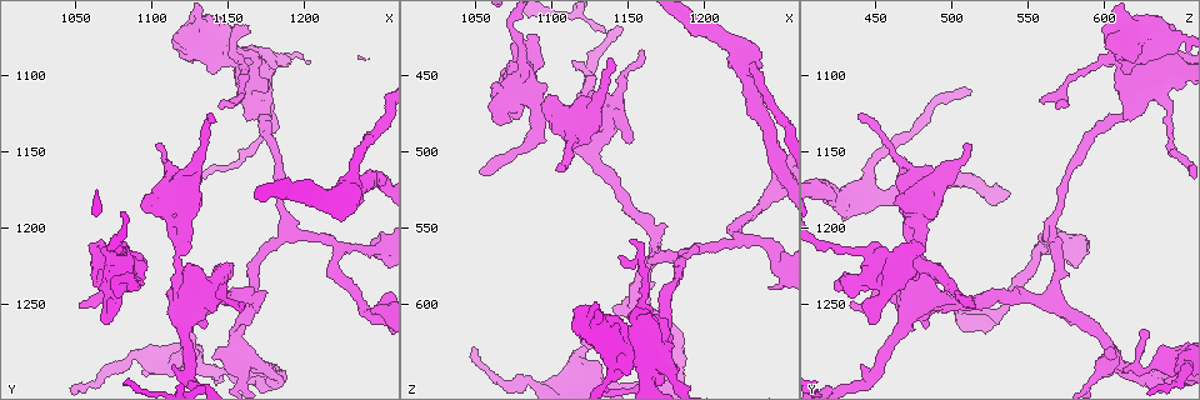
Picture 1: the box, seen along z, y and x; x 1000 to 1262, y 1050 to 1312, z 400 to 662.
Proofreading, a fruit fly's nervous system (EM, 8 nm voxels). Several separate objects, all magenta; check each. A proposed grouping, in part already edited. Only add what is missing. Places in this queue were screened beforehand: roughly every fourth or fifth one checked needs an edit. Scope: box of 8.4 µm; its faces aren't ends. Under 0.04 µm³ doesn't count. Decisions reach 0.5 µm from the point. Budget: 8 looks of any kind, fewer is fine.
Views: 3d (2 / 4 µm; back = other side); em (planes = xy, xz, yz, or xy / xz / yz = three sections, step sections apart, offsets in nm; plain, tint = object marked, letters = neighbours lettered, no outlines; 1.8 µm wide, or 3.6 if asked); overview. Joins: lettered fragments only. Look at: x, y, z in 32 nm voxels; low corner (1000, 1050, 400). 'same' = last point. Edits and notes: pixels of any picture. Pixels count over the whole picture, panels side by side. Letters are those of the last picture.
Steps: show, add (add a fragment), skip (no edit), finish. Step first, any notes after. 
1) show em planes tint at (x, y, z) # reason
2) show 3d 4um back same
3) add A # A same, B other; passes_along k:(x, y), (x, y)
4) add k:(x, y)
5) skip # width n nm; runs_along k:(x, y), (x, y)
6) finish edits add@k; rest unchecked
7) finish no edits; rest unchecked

show em planes letters at (1054, 1250, 512) # long arm stops here

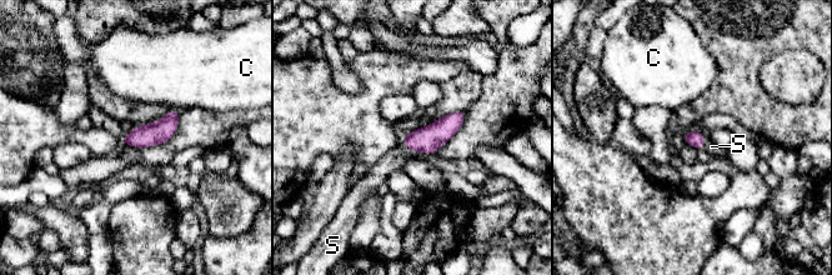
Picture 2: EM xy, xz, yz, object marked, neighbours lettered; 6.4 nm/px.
add 2:(394, 160) # C other, S same; passes_along 2:(427, 139), (409, 148), (394, 160); the cell continues

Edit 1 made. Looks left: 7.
show em 3.6um yz step 8 tint at (1114, 1178, 476) # thick turns thin

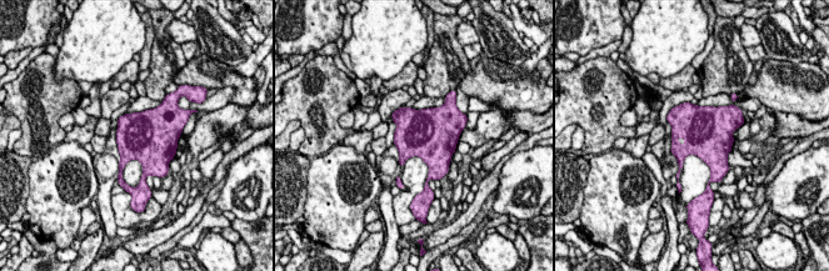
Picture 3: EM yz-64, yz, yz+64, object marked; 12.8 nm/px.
show em 3.6um planes tint same

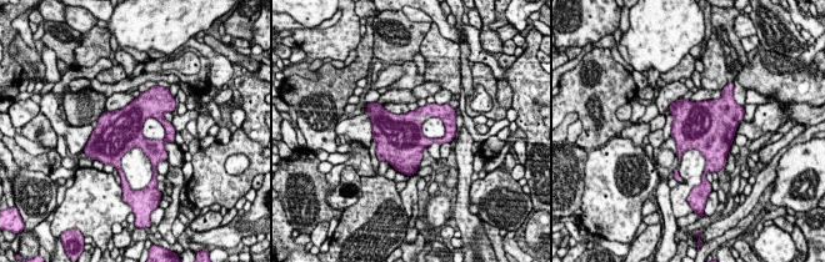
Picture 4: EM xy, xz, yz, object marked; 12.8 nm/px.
show em 3.6um planes letters same # see the neighbours

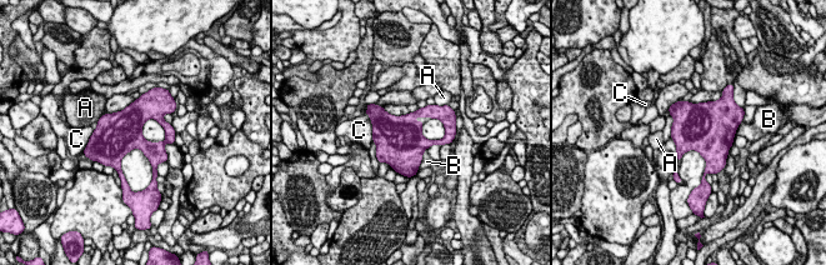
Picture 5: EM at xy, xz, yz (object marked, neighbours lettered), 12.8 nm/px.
skip # A other, B other, C other; border 5:(426, 148), (417, 169); no lettered fragment goes on from it

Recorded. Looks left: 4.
show em planes plain at (1138, 1124, 440) # free end

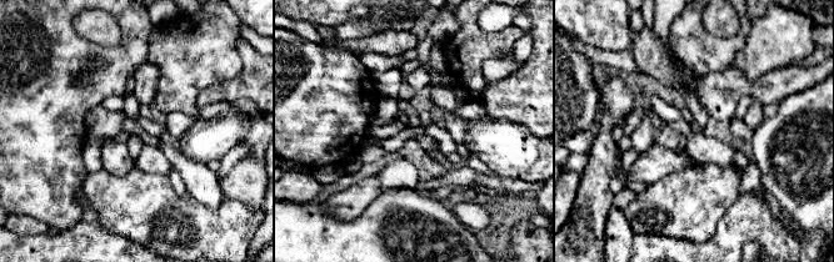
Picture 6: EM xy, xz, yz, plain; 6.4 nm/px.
show em planes letters same

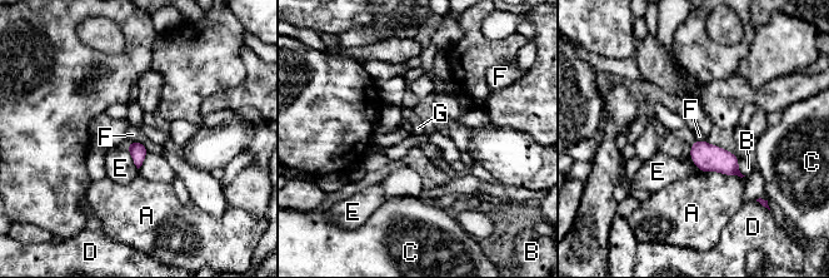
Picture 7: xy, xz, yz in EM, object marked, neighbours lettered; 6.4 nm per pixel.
add 7:(684, 134) # width 110 nm; A other, B other, C other, D other, E other, F other, G same; it goes on there

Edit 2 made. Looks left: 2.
finish edits add@2, add@7; rest unchecked

